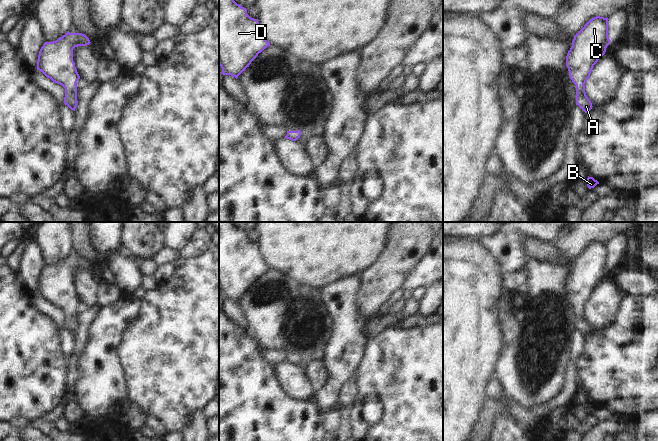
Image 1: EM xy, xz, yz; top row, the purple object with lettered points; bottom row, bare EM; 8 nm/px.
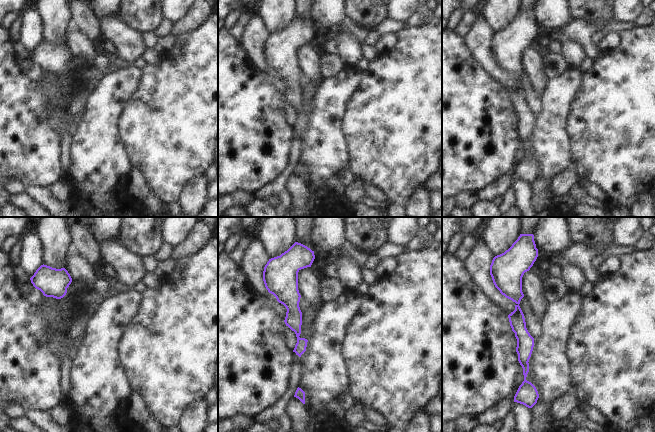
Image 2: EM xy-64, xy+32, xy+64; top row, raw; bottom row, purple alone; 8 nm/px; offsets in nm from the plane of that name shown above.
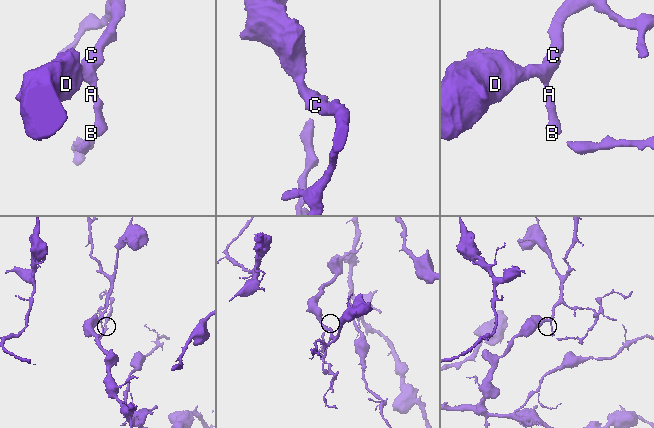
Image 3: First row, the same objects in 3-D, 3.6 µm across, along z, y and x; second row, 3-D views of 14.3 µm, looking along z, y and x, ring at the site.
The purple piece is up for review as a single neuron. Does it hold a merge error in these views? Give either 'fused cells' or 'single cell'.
single cell

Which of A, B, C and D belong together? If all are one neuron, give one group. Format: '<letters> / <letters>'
A B C D

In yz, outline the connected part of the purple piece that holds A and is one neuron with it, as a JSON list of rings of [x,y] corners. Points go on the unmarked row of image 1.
[[[596,240],[574,260],[566,280],[570,303],[576,309],[576,329],[585,337],[593,330],[586,319],[584,308],[590,301],[594,289],[605,278],[610,265],[608,242]]]

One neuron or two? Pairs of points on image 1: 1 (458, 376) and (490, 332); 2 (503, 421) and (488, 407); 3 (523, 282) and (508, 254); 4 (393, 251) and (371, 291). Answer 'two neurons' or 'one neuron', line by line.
1: one neuron
2: two neurons
3: two neurons
4: one neuron

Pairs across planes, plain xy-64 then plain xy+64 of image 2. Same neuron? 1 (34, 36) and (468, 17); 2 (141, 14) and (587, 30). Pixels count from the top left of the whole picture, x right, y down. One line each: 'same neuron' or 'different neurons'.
1: different neurons
2: different neurons

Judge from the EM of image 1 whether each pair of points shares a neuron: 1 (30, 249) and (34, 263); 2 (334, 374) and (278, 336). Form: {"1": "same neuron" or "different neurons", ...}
{"1": "same neuron", "2": "different neurons"}

